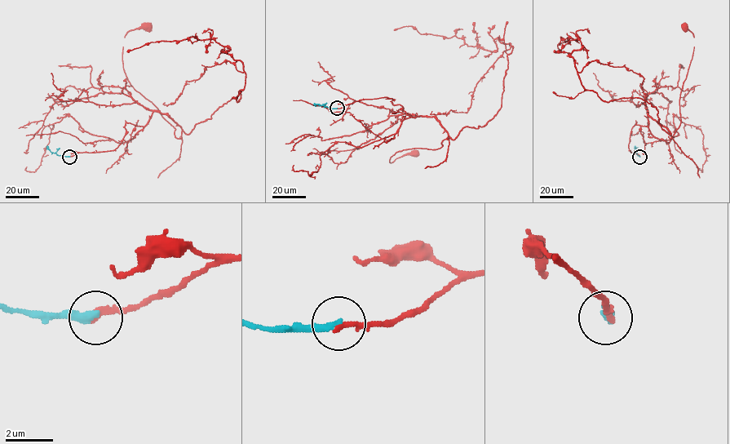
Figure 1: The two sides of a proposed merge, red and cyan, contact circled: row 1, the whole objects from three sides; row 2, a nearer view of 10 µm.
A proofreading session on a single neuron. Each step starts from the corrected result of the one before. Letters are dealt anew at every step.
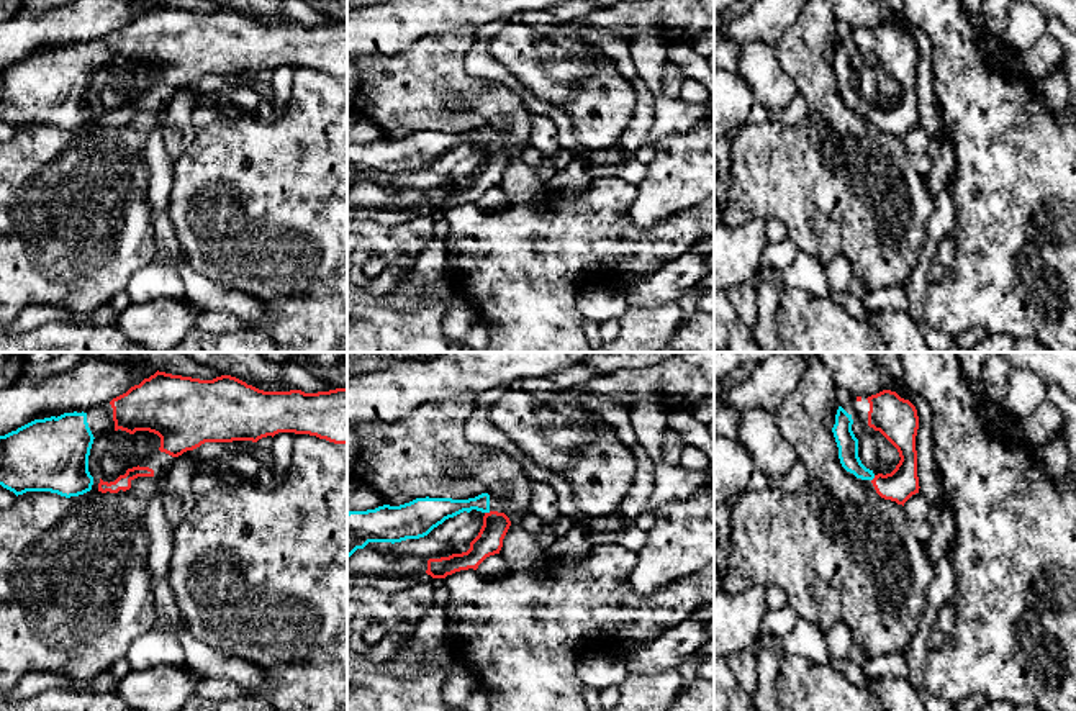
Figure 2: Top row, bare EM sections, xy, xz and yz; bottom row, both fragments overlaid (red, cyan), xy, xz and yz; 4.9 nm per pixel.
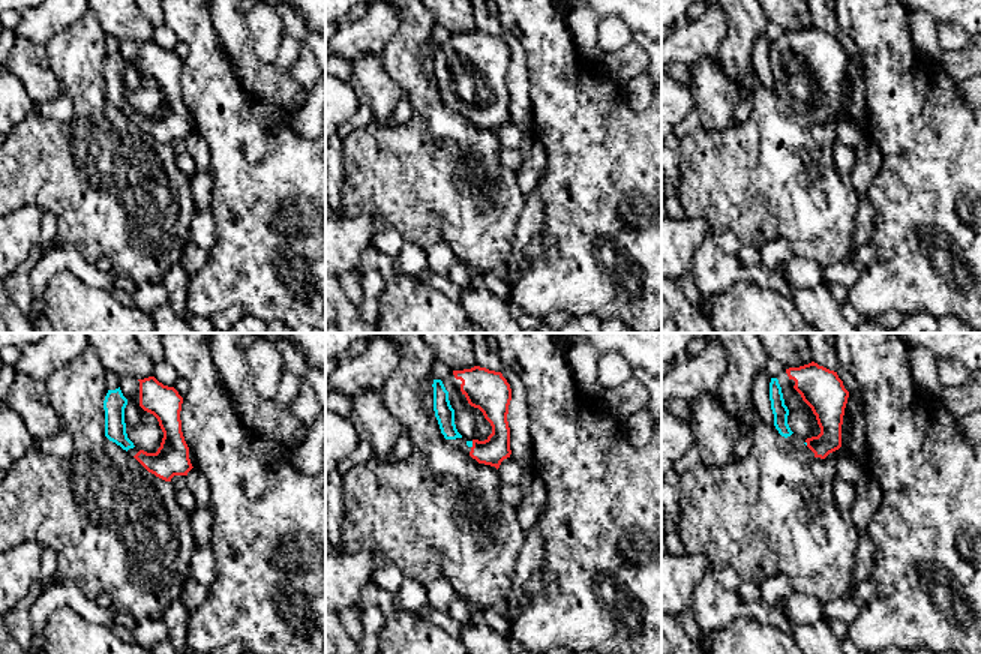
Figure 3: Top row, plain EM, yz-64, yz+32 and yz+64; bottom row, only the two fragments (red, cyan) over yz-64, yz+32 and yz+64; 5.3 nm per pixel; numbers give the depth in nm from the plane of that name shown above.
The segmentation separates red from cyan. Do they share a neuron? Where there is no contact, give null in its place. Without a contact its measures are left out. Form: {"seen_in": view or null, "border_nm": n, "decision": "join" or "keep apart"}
{"seen_in": "xz", "border_nm": 30, "decision": "join"}

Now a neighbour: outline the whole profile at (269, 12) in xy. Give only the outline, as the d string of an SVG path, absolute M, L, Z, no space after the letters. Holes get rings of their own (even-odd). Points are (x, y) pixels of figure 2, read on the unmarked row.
M210 0L264 25L290 25L283 18L283 0Z

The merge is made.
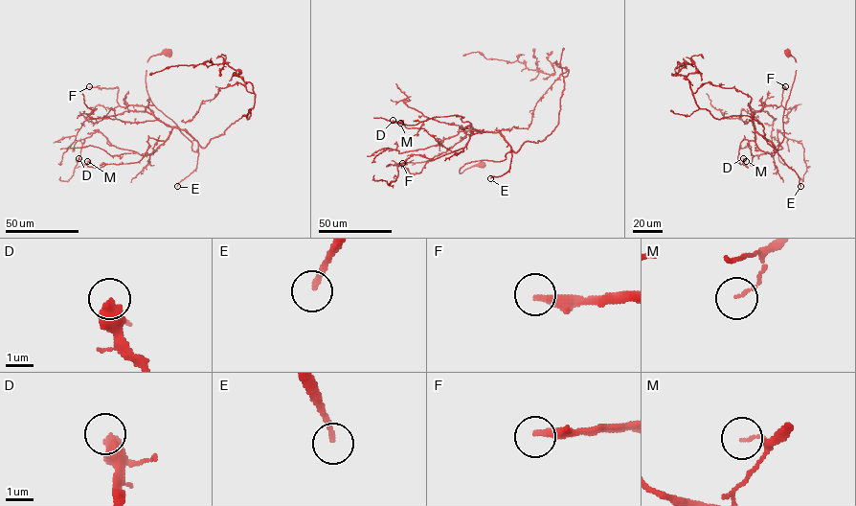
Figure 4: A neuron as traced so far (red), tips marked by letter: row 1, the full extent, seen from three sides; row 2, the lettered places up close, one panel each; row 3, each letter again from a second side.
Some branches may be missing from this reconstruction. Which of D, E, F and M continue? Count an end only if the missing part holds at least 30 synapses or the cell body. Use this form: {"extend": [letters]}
{"extend": ["E", "F"]}

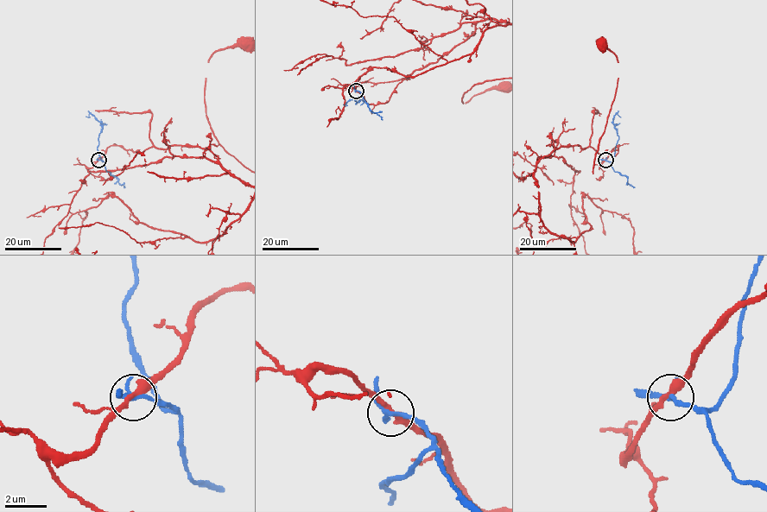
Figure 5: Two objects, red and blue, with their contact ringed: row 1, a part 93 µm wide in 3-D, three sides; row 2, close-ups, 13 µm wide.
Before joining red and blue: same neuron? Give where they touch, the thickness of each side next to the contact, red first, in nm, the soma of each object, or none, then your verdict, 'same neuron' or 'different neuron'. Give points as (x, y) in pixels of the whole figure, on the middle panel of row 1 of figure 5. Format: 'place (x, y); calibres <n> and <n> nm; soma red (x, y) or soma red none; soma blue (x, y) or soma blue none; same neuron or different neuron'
place (356, 91); calibres 300 and 220 nm; soma red (505, 87); soma blue none; same neuron

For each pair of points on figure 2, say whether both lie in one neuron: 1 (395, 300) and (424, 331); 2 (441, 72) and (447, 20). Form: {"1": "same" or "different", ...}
{"1": "different", "2": "different"}

